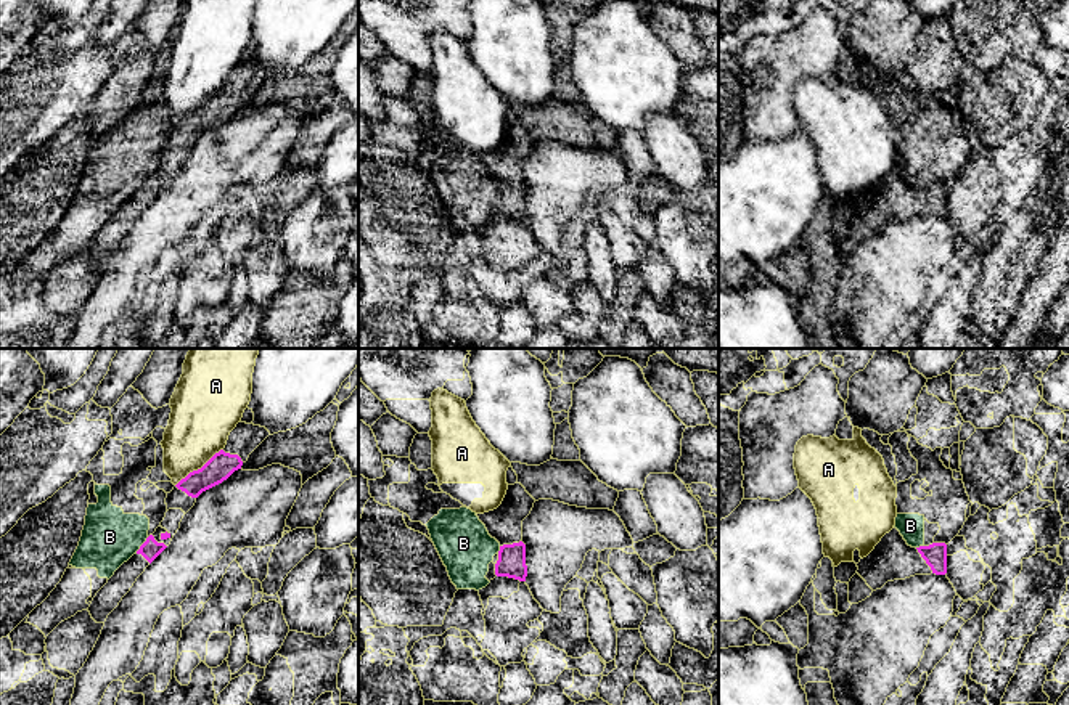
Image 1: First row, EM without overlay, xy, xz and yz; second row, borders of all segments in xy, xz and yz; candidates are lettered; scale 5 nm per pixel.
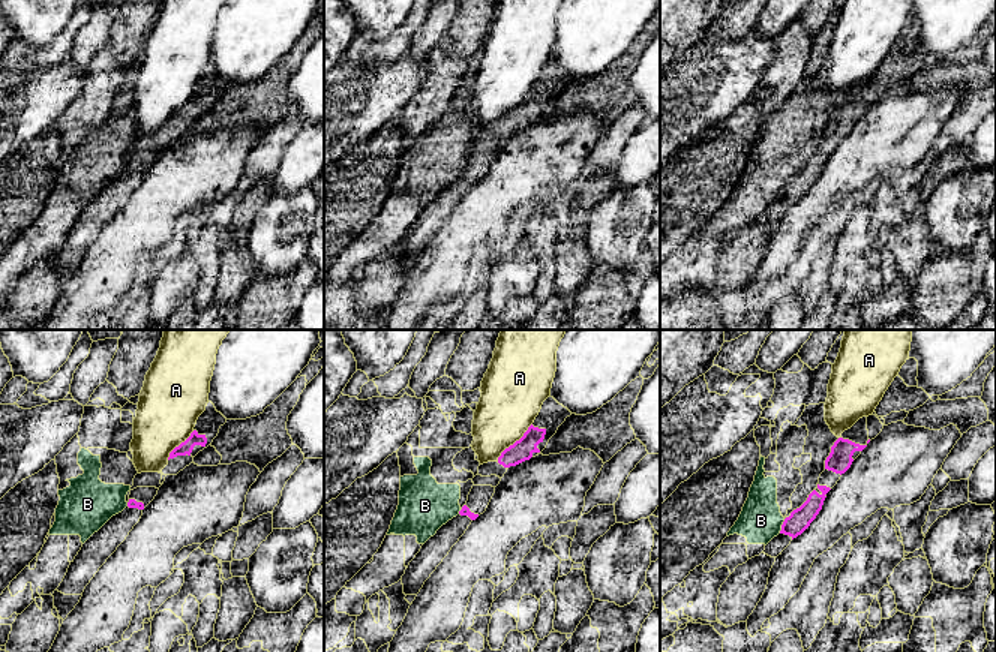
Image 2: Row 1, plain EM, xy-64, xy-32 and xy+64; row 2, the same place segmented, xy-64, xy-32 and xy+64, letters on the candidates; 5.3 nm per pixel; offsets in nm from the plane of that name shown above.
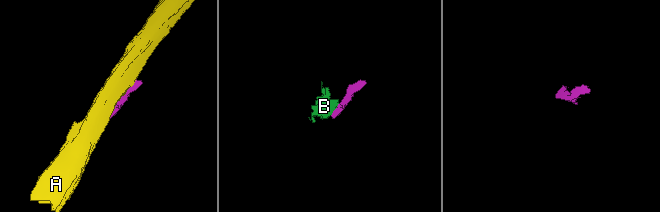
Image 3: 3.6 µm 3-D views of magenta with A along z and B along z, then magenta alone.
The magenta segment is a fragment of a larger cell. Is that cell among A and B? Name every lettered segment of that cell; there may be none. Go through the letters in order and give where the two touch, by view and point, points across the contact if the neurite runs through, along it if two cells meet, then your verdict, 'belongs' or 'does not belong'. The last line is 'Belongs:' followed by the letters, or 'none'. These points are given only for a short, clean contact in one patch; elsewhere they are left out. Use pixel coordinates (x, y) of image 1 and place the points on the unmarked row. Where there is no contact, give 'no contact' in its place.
A: meets magenta in xy at (198, 110); border along xy (222, 89), (176, 126); does not belong
B: meets magenta in xy at (142, 185); border along xy (148, 177), (135, 193); does not belong
Belongs: none

